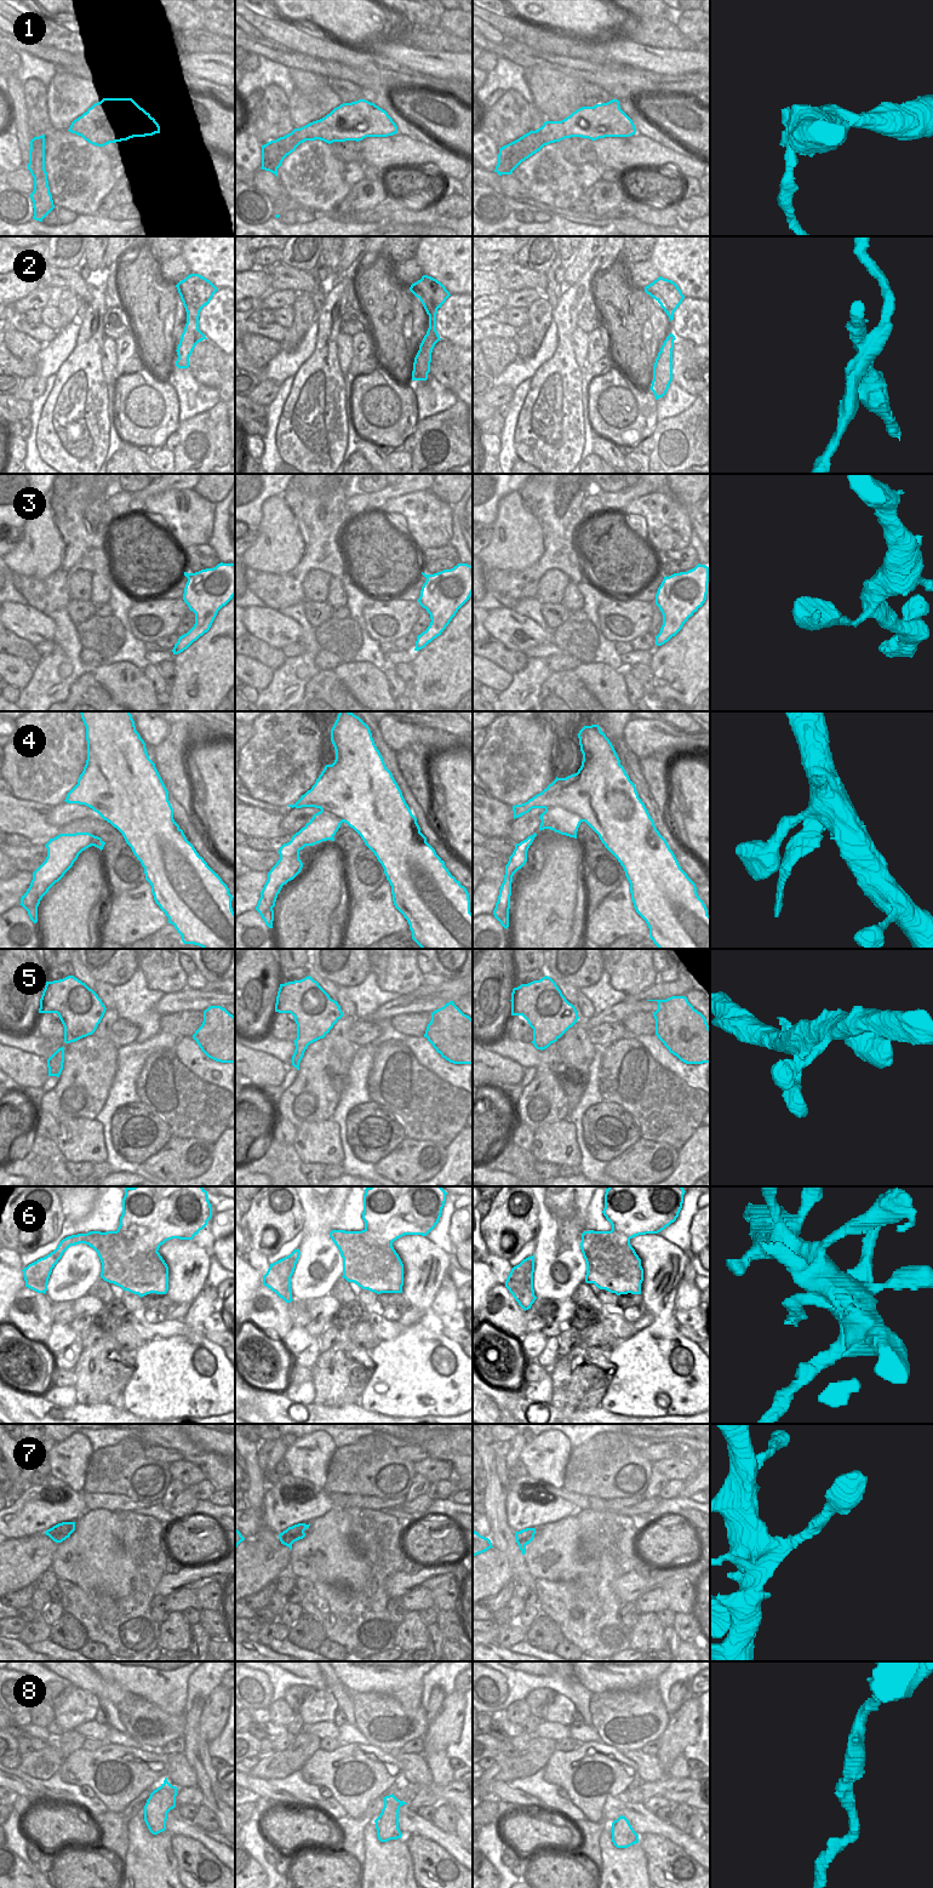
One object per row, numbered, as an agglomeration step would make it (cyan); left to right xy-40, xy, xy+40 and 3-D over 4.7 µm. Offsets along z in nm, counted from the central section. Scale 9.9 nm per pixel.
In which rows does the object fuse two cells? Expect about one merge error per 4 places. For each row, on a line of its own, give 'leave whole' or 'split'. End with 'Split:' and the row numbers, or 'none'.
1: split
2: split
3: leave whole
4: leave whole
5: leave whole
6: split
7: leave whole
8: leave whole
Split: 1, 2, 6

